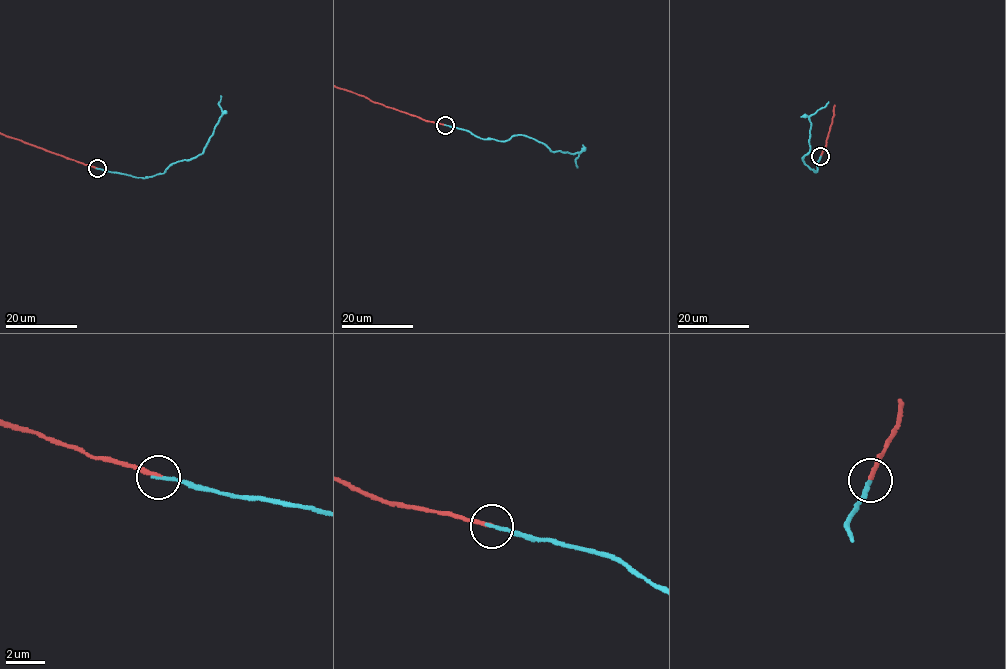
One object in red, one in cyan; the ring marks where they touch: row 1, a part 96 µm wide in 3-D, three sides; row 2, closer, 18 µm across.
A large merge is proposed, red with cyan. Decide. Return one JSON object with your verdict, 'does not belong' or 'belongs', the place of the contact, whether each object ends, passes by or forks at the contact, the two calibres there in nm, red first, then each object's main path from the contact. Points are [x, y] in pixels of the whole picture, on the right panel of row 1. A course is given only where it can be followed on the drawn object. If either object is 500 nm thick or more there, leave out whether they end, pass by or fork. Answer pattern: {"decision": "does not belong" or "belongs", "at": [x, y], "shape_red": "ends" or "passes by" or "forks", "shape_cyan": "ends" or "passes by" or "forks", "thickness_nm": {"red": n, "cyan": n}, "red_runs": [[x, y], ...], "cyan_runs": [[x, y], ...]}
{"decision": "belongs", "at": [820, 156], "shape_red": "ends", "shape_cyan": "ends", "thickness_nm": {"red": 200, "cyan": 190}, "cyan_runs": [[821, 156], [815, 172], [801, 159], [809, 151], [809, 117], [828, 102]]}

